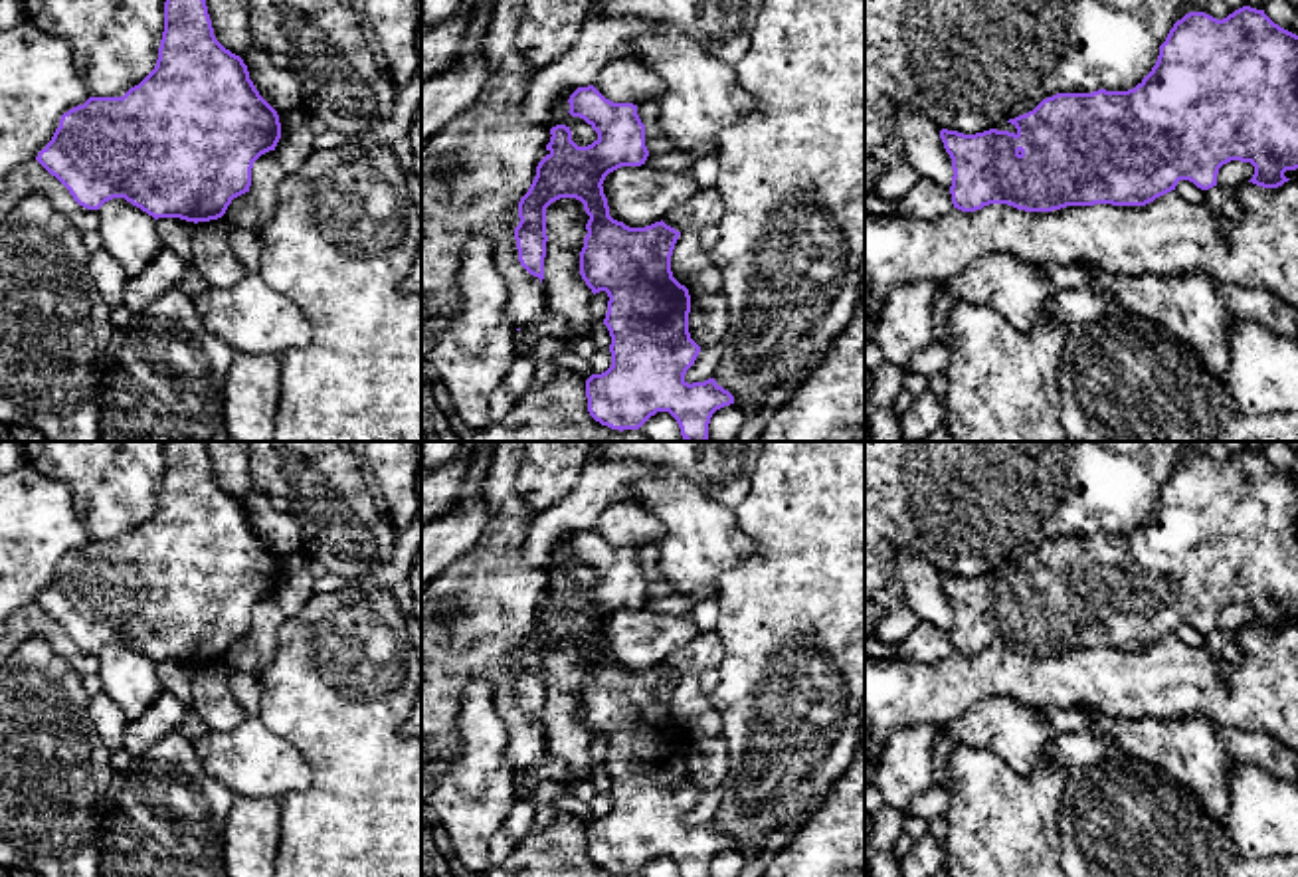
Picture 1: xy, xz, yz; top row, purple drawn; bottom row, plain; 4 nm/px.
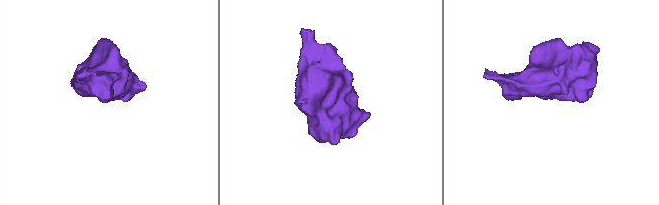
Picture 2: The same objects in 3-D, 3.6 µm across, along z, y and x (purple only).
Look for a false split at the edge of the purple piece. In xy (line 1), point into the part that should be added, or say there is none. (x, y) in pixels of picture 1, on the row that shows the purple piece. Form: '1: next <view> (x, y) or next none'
1: next none

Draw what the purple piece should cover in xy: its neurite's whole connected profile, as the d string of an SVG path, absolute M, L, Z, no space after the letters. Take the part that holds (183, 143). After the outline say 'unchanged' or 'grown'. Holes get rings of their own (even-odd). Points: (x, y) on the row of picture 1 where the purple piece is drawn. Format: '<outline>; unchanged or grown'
M166 0L154 69L123 97L89 97L63 113L36 160L87 210L125 198L154 220L180 218L198 224L222 218L233 198L249 192L253 162L275 150L279 139L277 111L255 89L243 59L216 40L206 0Z; unchanged

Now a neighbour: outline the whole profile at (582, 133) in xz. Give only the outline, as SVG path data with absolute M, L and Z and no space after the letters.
M564 87L556 101L550 107L550 113L546 117L546 121L542 123L548 131L556 125L566 125L572 131L572 141L578 146L588 146L594 141L598 141L598 133L592 129L592 125L588 125L584 119L580 117L572 117L570 111L570 95L576 91L578 87Z

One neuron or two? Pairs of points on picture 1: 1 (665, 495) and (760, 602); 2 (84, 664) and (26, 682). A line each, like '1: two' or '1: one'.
1: two
2: two

